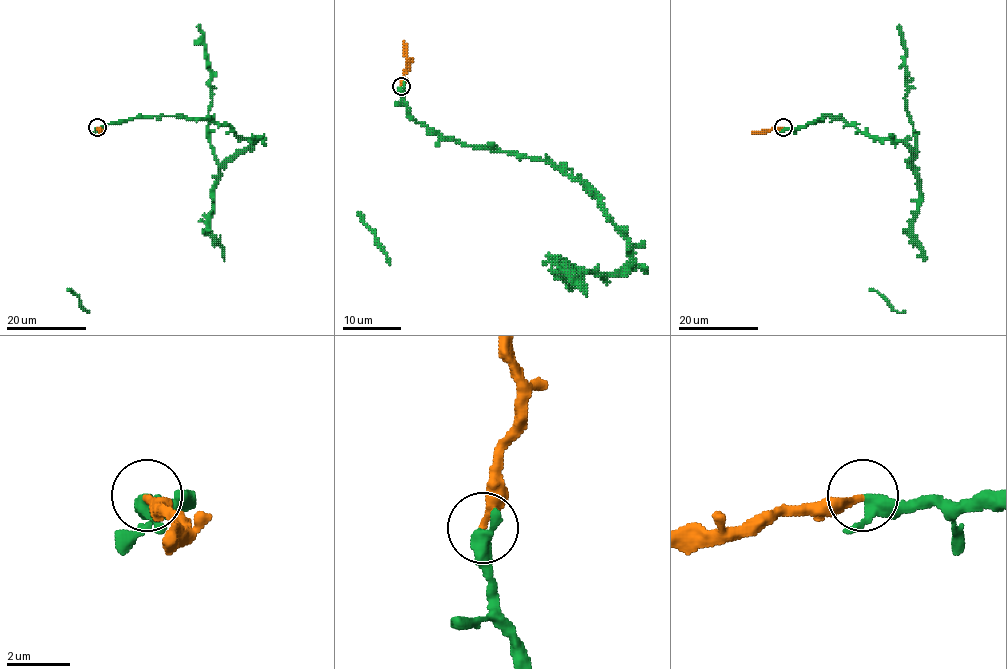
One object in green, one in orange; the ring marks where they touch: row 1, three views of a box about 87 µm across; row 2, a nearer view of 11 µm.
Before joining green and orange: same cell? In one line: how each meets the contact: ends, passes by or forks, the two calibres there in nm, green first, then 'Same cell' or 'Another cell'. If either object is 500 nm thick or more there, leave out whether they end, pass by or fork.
At the ring green passes by. At the ring orange ends. Thickness 360 nm (green) against 280 nm. Same cell

